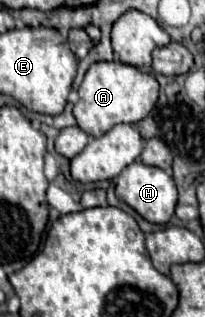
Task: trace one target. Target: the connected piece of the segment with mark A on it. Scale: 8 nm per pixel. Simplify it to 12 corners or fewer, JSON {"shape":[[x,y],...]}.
{"shape":[[120,61],[94,63],[74,105],[78,127],[100,137],[138,123],[158,81]]}

